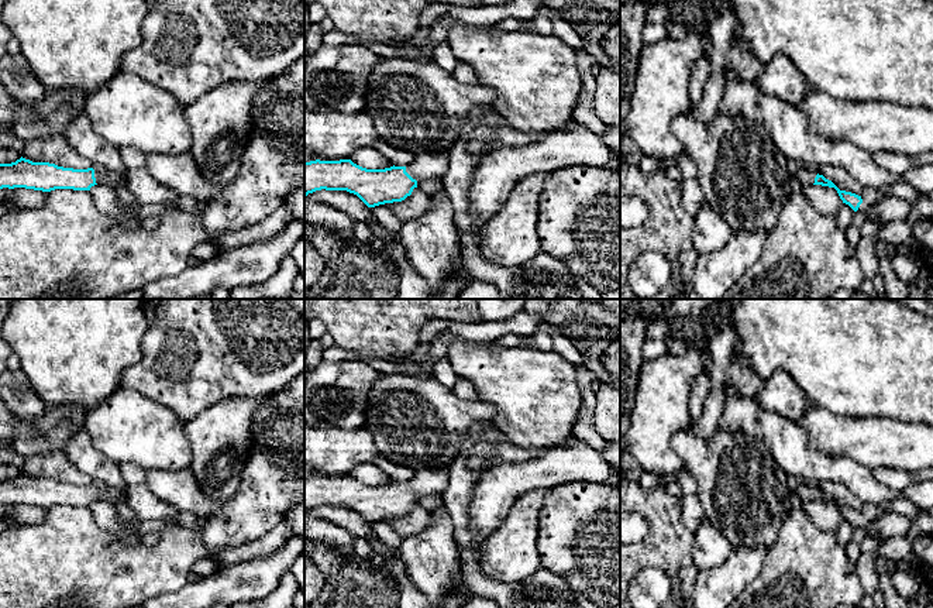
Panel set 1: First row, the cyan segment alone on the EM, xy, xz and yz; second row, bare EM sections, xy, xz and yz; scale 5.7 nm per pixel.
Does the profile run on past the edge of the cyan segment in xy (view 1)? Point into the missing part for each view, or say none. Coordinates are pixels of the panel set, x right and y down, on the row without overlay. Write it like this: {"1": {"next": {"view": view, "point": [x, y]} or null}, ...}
{"1": {"next": {"view": "xy", "point": [113, 495]}}}

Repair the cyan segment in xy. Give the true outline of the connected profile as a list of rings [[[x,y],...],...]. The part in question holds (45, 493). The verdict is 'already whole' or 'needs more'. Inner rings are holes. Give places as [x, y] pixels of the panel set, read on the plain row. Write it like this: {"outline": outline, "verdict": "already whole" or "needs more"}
{"outline": [[[21,473],[16,478],[0,480],[0,505],[90,506],[94,501],[106,501],[116,505],[121,499],[127,499],[127,488],[63,484],[49,478],[32,478]]], "verdict": "needs more"}

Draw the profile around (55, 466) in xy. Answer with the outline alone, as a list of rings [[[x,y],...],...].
[[[65,451],[37,453],[24,460],[21,473],[32,478],[49,478],[63,484],[93,484],[68,460]]]

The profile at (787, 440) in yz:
[[[724,384],[724,409],[719,420],[719,429],[743,432],[765,444],[779,468],[786,475],[796,475],[808,484],[832,481],[850,488],[863,504],[881,504],[902,498],[899,491],[894,491],[875,480],[871,470],[848,457],[833,457],[810,446],[805,429],[777,413],[765,411],[757,399],[741,395],[734,385]]]

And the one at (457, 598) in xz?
[[[459,571],[459,585],[457,590],[451,591],[438,608],[461,608],[474,595],[465,584],[464,573]]]

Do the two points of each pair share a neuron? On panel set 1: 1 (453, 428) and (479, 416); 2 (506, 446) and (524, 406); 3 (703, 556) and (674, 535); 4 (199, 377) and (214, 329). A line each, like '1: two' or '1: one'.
1: one
2: two
3: two
4: one

